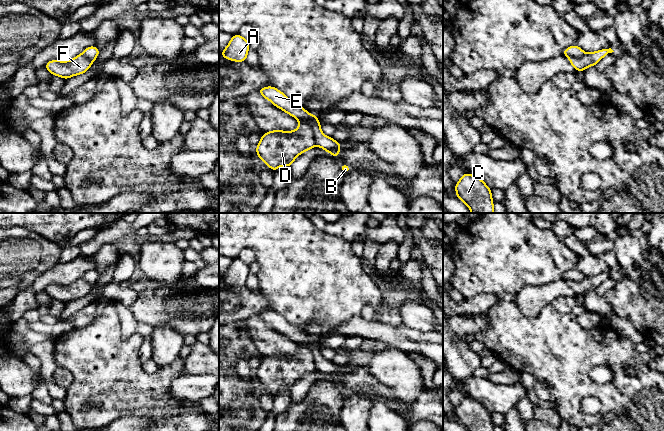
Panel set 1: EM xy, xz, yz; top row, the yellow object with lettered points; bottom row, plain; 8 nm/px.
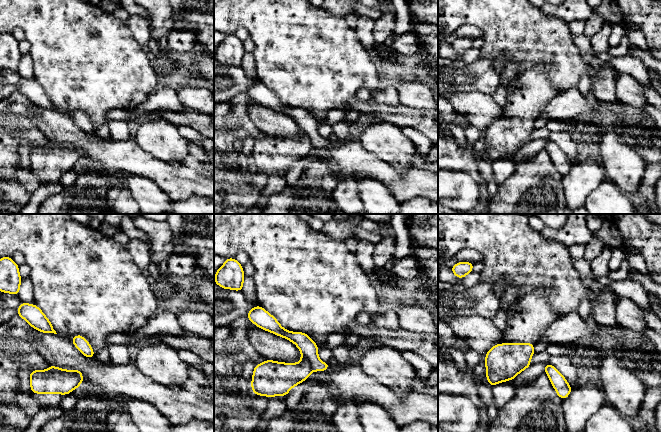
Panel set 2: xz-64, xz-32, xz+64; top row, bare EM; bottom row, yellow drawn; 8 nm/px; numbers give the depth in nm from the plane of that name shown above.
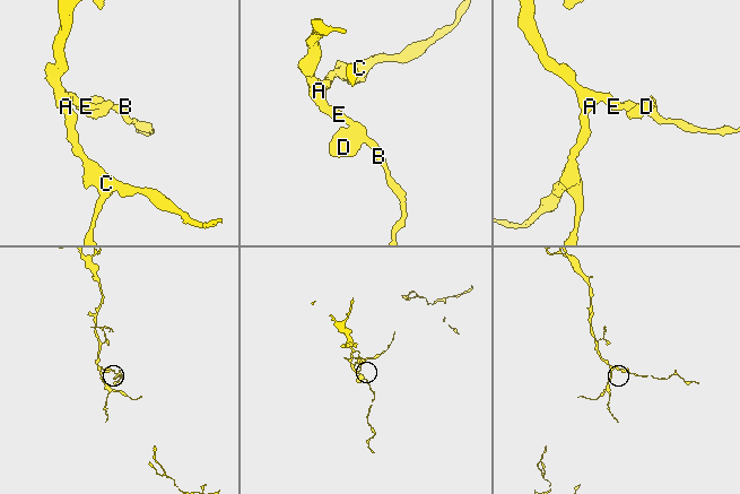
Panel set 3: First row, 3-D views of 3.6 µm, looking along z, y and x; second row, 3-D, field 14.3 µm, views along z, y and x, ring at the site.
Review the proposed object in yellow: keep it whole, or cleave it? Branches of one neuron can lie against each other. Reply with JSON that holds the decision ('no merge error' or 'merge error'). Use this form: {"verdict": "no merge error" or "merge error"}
{"verdict": "merge error"}

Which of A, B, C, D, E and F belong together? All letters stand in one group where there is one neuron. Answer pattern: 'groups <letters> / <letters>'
groups A B C E / D F

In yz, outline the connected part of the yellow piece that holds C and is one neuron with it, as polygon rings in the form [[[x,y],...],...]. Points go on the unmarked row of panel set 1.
[[[468,397],[455,408],[456,420],[468,431],[493,431],[491,414],[483,404]]]

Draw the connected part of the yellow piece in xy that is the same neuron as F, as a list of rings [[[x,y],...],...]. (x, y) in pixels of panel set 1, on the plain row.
[[[79,278],[68,285],[50,284],[46,287],[45,292],[52,299],[60,300],[66,304],[85,297],[92,290],[92,286],[85,279]]]

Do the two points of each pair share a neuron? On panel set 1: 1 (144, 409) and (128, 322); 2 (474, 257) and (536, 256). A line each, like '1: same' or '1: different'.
1: different
2: same

